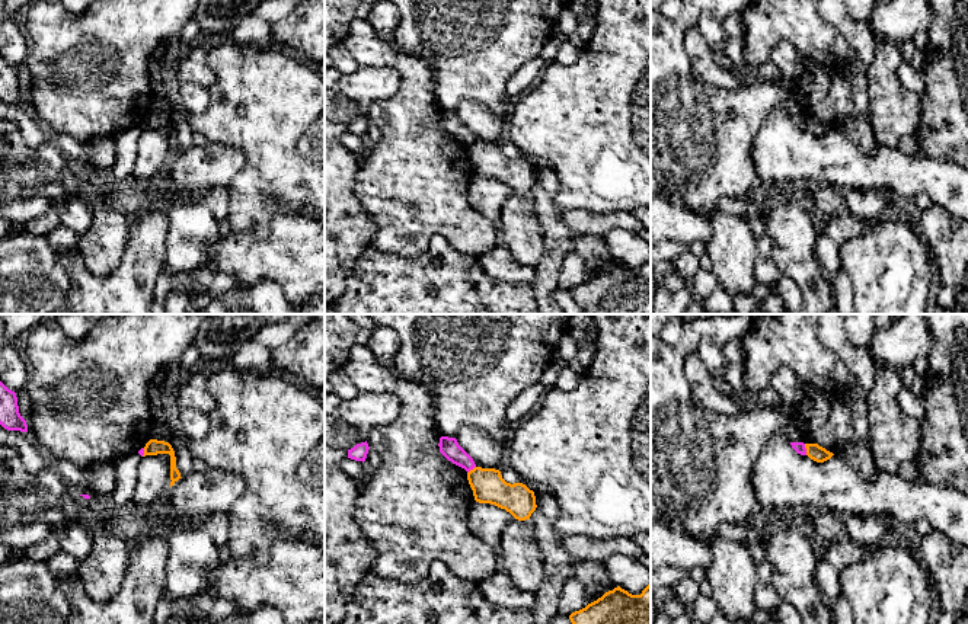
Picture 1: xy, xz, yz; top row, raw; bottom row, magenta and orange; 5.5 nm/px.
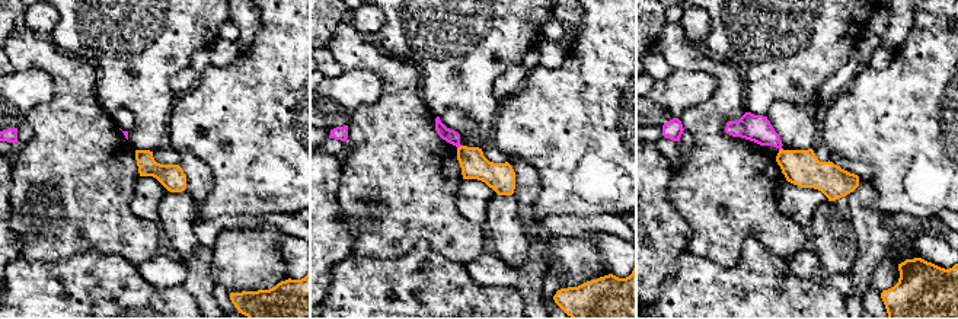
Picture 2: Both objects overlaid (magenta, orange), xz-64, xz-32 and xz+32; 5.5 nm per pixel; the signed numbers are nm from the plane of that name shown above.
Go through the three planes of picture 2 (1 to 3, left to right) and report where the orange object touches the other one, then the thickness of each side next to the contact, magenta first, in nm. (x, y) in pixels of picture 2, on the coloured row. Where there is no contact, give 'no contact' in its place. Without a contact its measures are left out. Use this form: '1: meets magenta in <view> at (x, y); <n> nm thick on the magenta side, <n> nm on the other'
1: no contact
2: meets magenta in xz-32 at (459, 146); 80 nm thick on the magenta side, 150 nm on the other
3: no contact

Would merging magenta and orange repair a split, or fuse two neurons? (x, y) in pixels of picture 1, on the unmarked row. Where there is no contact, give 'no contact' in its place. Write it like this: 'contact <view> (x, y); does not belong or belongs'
contact yz (805, 124); does not belong

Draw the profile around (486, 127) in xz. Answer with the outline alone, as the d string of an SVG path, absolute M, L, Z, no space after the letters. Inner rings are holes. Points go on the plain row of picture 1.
M475 100L459 103L459 119L473 132L476 141L499 144L505 138L507 124L496 113Z

